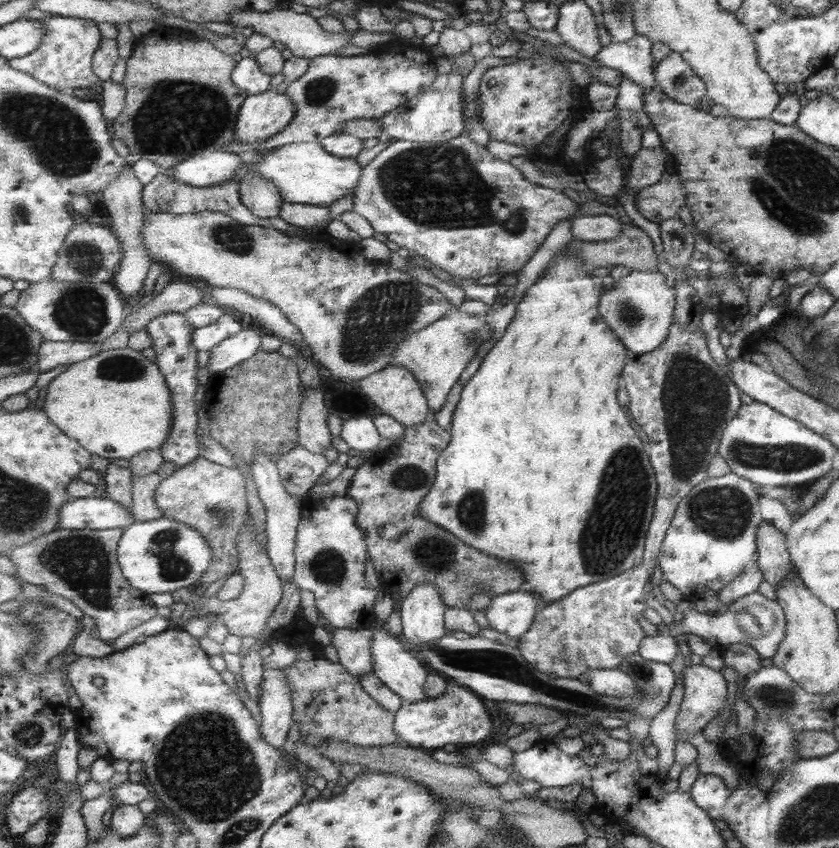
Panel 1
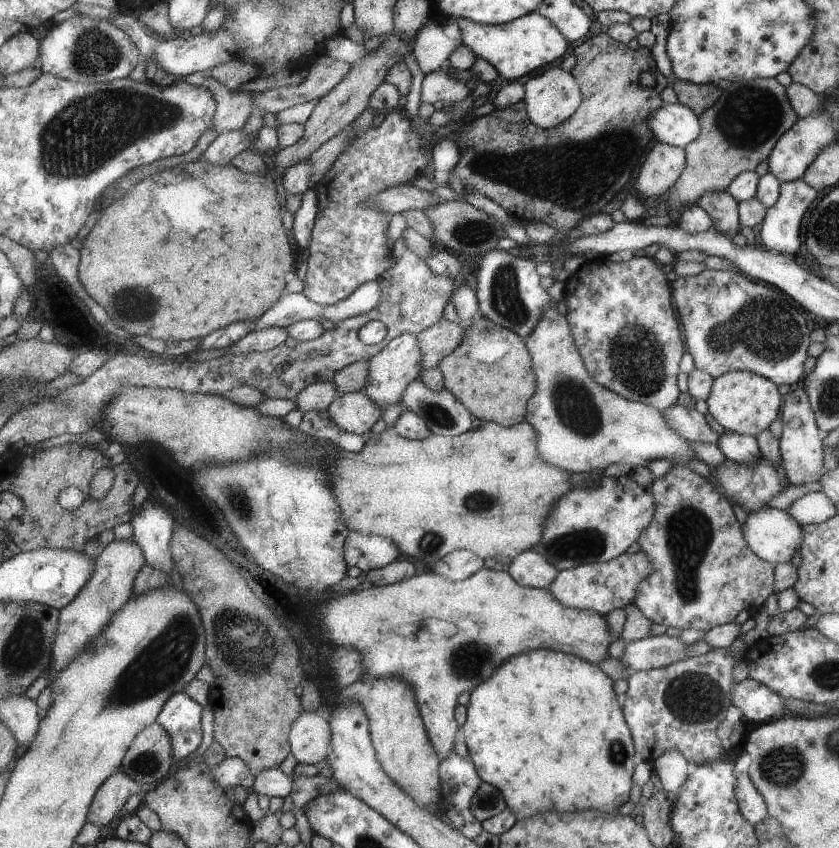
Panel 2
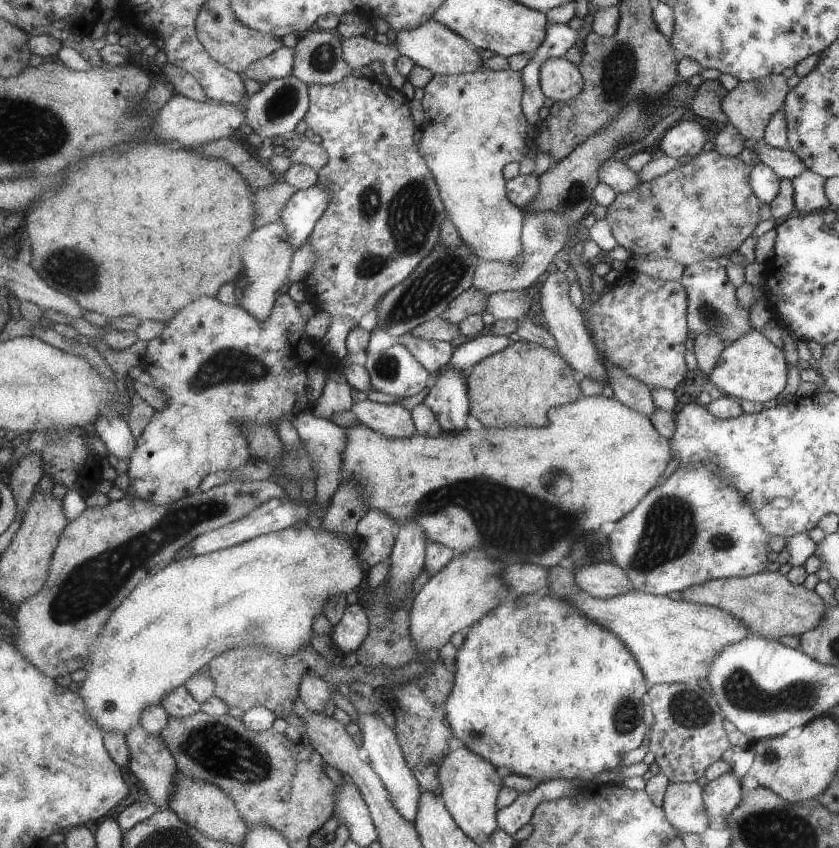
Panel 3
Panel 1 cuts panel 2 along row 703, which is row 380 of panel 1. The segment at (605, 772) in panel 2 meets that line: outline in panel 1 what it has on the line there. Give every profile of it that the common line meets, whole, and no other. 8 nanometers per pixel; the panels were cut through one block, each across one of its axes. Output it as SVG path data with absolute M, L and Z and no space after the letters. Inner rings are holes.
M559 254L553 260L553 268L533 286L527 290L525 300L517 304L517 316L507 326L509 330L505 336L497 342L497 346L483 358L481 368L477 374L465 384L463 398L455 410L453 420L453 442L439 458L439 474L437 484L433 486L431 494L425 498L421 510L423 516L427 516L431 522L443 526L445 530L459 536L467 546L485 552L489 556L497 556L503 562L509 562L519 572L523 572L527 580L527 592L533 592L541 596L543 604L549 606L553 602L563 600L571 592L591 586L595 582L603 582L607 578L613 578L617 574L625 574L627 570L633 570L643 560L643 540L647 526L651 526L651 514L657 504L657 474L649 466L649 454L643 452L645 444L639 442L635 430L631 430L621 406L615 400L617 390L617 378L621 372L621 366L625 360L625 346L623 342L613 334L613 330L607 326L607 322L599 314L599 292L595 282L585 274L581 260L571 258L567 254Z

